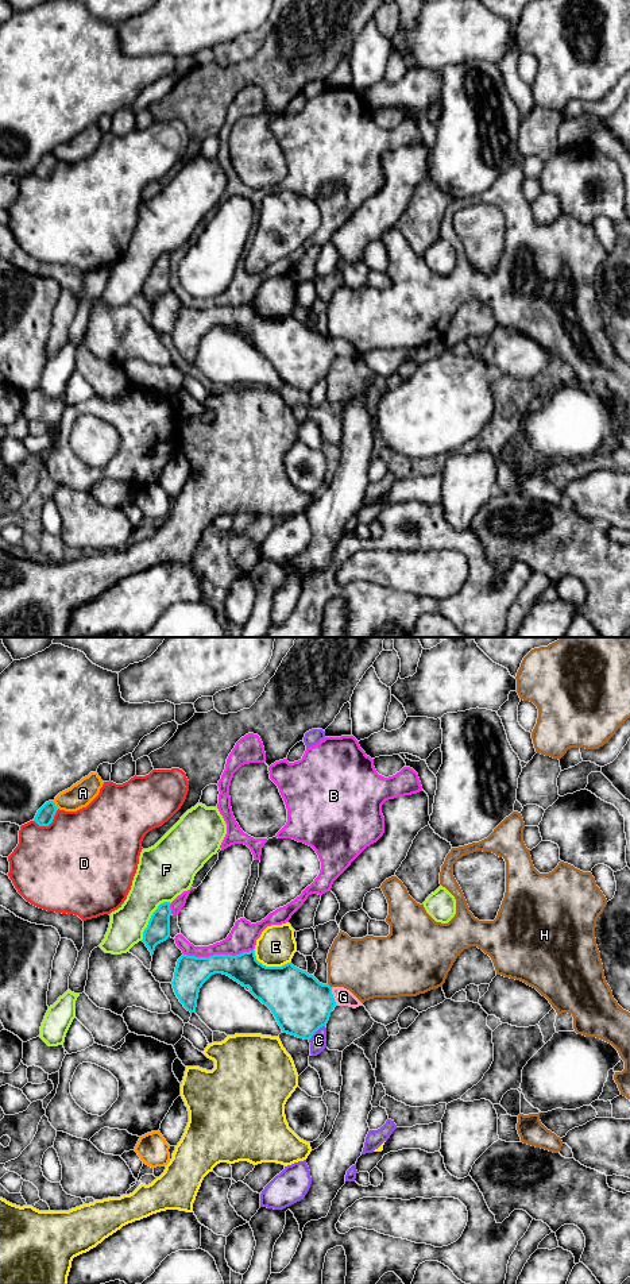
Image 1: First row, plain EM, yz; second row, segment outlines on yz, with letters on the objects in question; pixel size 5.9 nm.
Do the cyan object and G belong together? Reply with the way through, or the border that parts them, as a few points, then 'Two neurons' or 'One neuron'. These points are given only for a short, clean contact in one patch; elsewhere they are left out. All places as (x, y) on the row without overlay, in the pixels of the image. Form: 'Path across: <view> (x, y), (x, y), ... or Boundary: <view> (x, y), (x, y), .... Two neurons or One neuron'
Path across: yz (301, 357), (332, 347), (343, 349). One neuron

